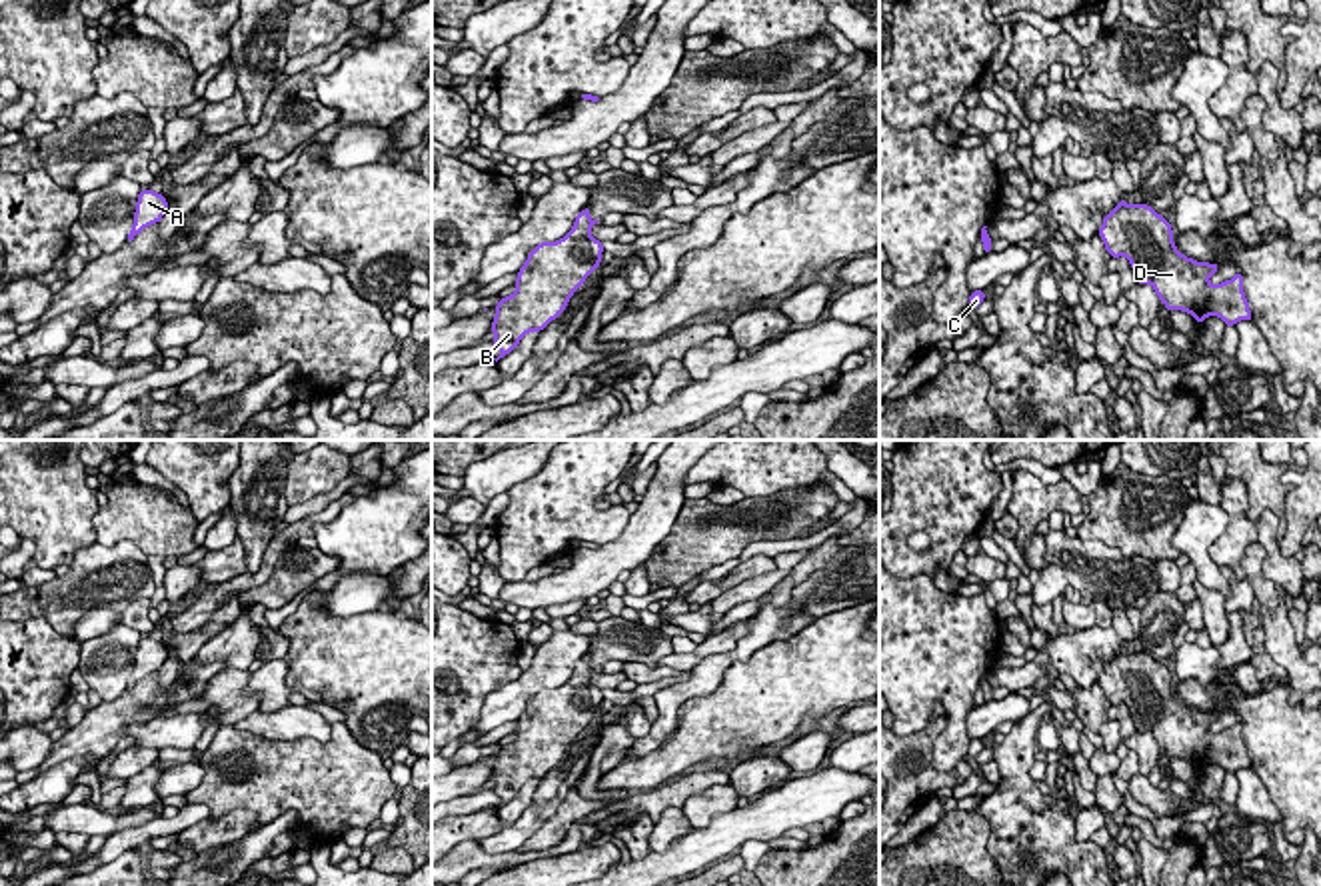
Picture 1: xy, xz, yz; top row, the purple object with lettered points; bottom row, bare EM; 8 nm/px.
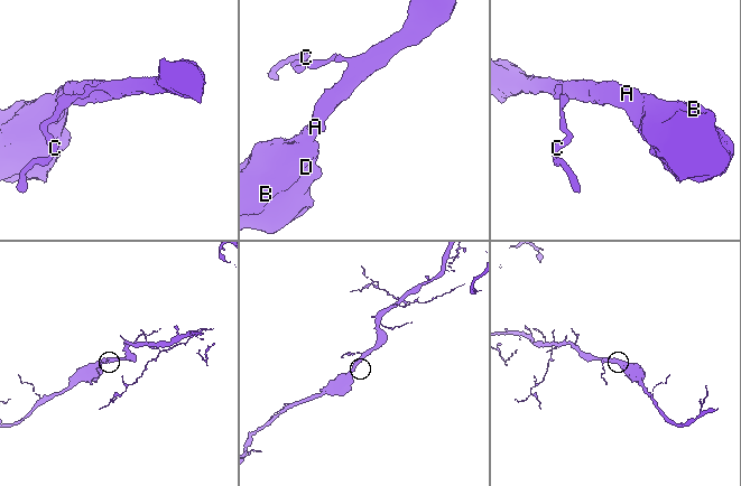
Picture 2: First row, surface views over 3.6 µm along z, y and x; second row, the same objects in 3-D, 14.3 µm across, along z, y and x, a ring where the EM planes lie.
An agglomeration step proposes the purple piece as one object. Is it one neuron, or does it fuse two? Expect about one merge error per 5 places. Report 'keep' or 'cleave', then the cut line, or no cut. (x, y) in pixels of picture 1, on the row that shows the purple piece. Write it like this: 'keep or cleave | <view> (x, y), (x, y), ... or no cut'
keep | no cut

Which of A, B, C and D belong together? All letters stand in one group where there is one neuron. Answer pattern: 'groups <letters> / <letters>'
groups A B C D

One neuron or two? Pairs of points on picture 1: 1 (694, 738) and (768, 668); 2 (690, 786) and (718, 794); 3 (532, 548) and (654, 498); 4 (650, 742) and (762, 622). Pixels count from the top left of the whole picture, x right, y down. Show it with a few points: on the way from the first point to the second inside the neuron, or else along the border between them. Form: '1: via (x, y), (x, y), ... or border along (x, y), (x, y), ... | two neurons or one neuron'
1: via (712, 724), (750, 686) | one neuron
2: border along (728, 782), (708, 786), (680, 806) | two neurons
3: border along (632, 514), (628, 524), (600, 546) | two neurons
4: via (668, 708), (722, 660), (736, 654) | one neuron

